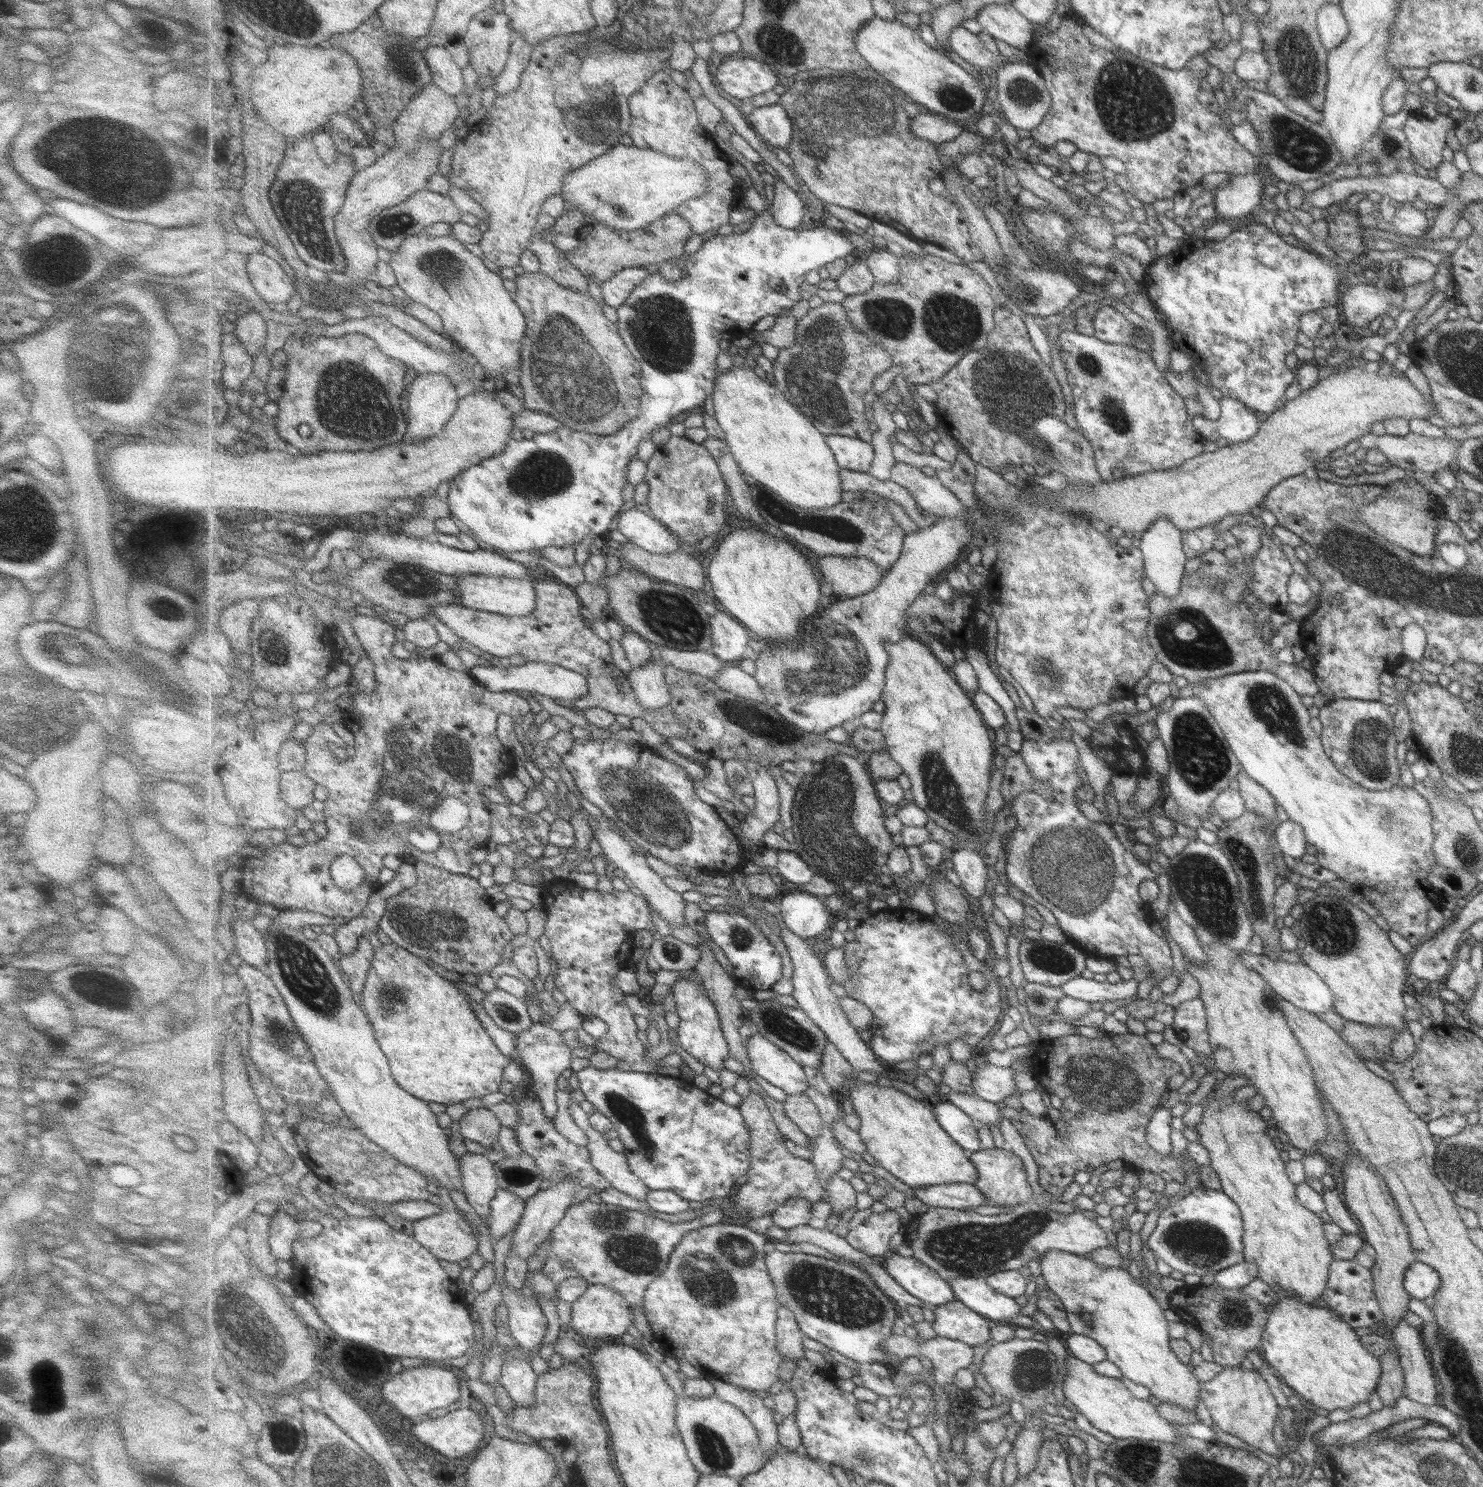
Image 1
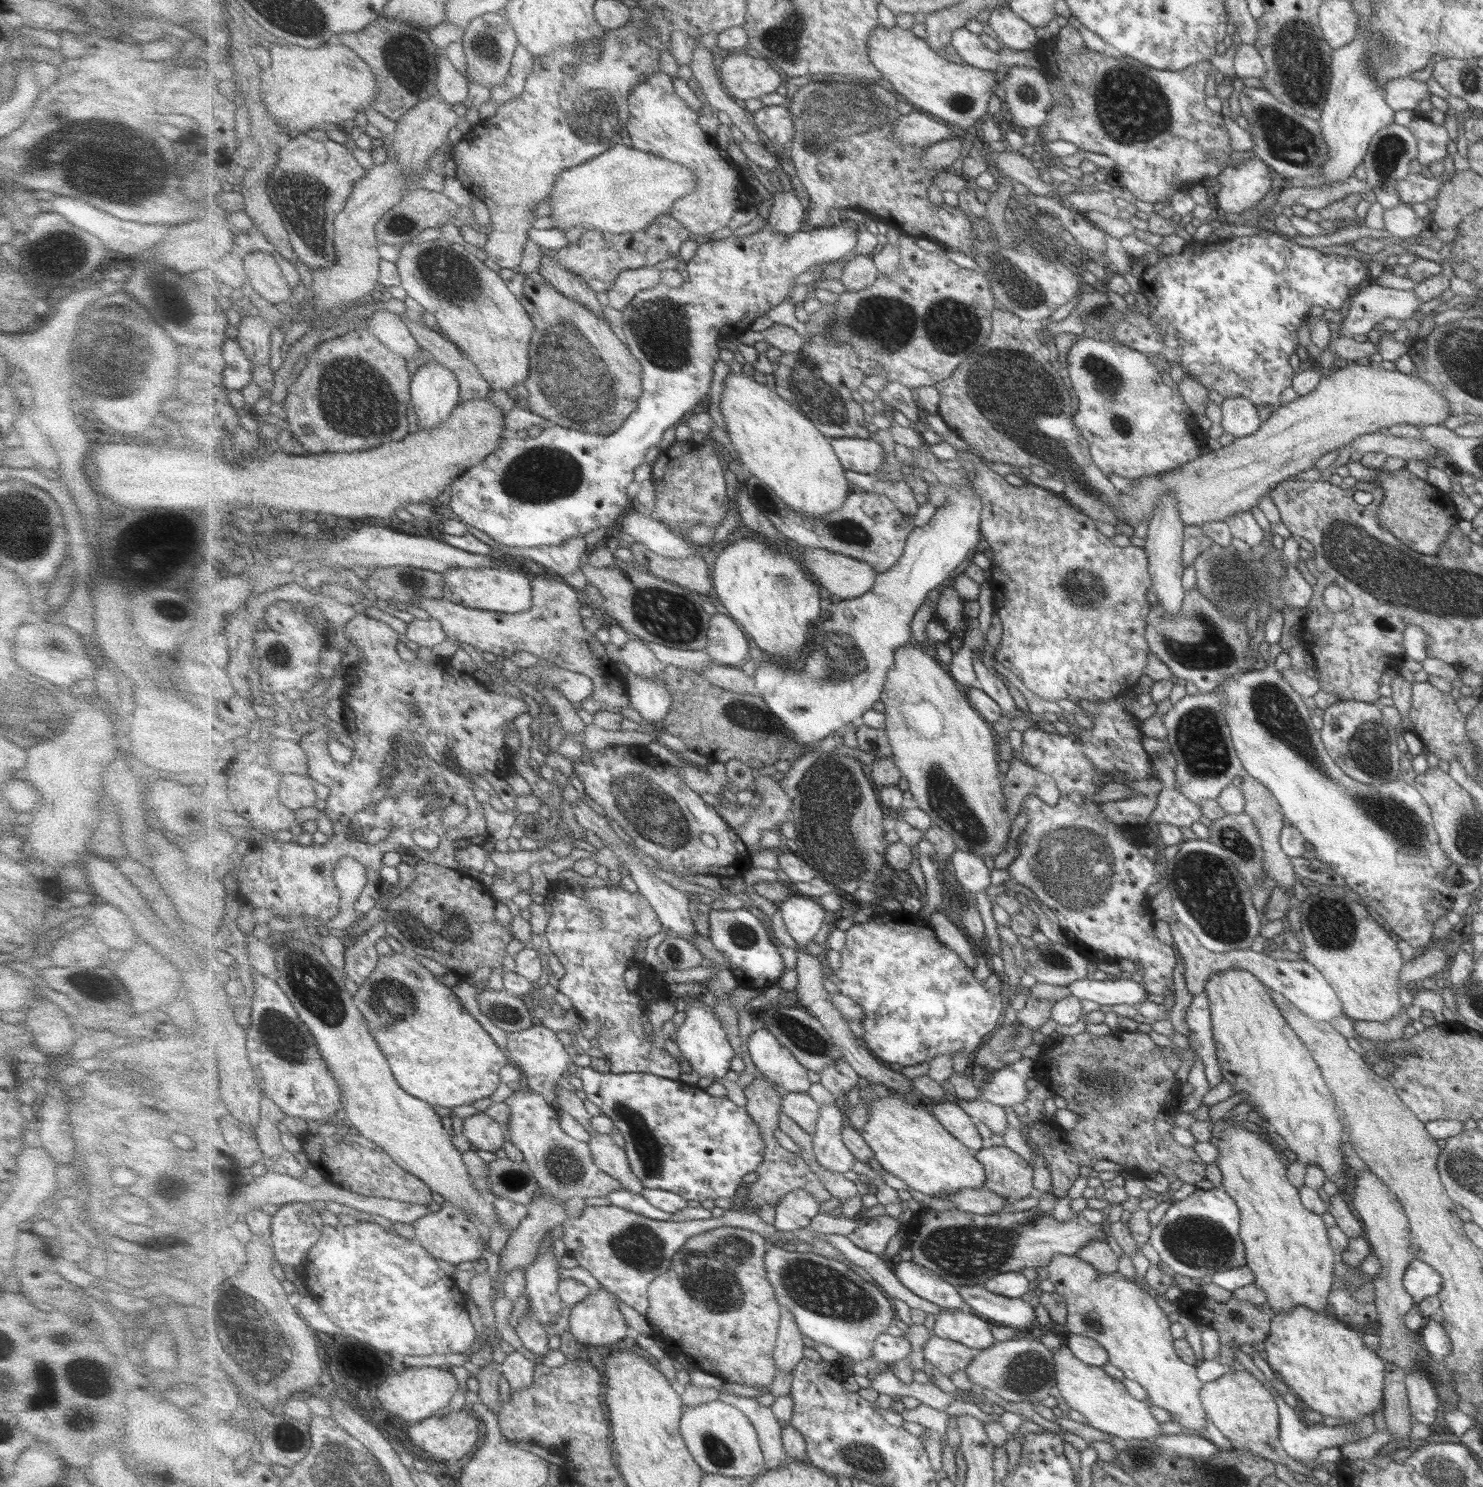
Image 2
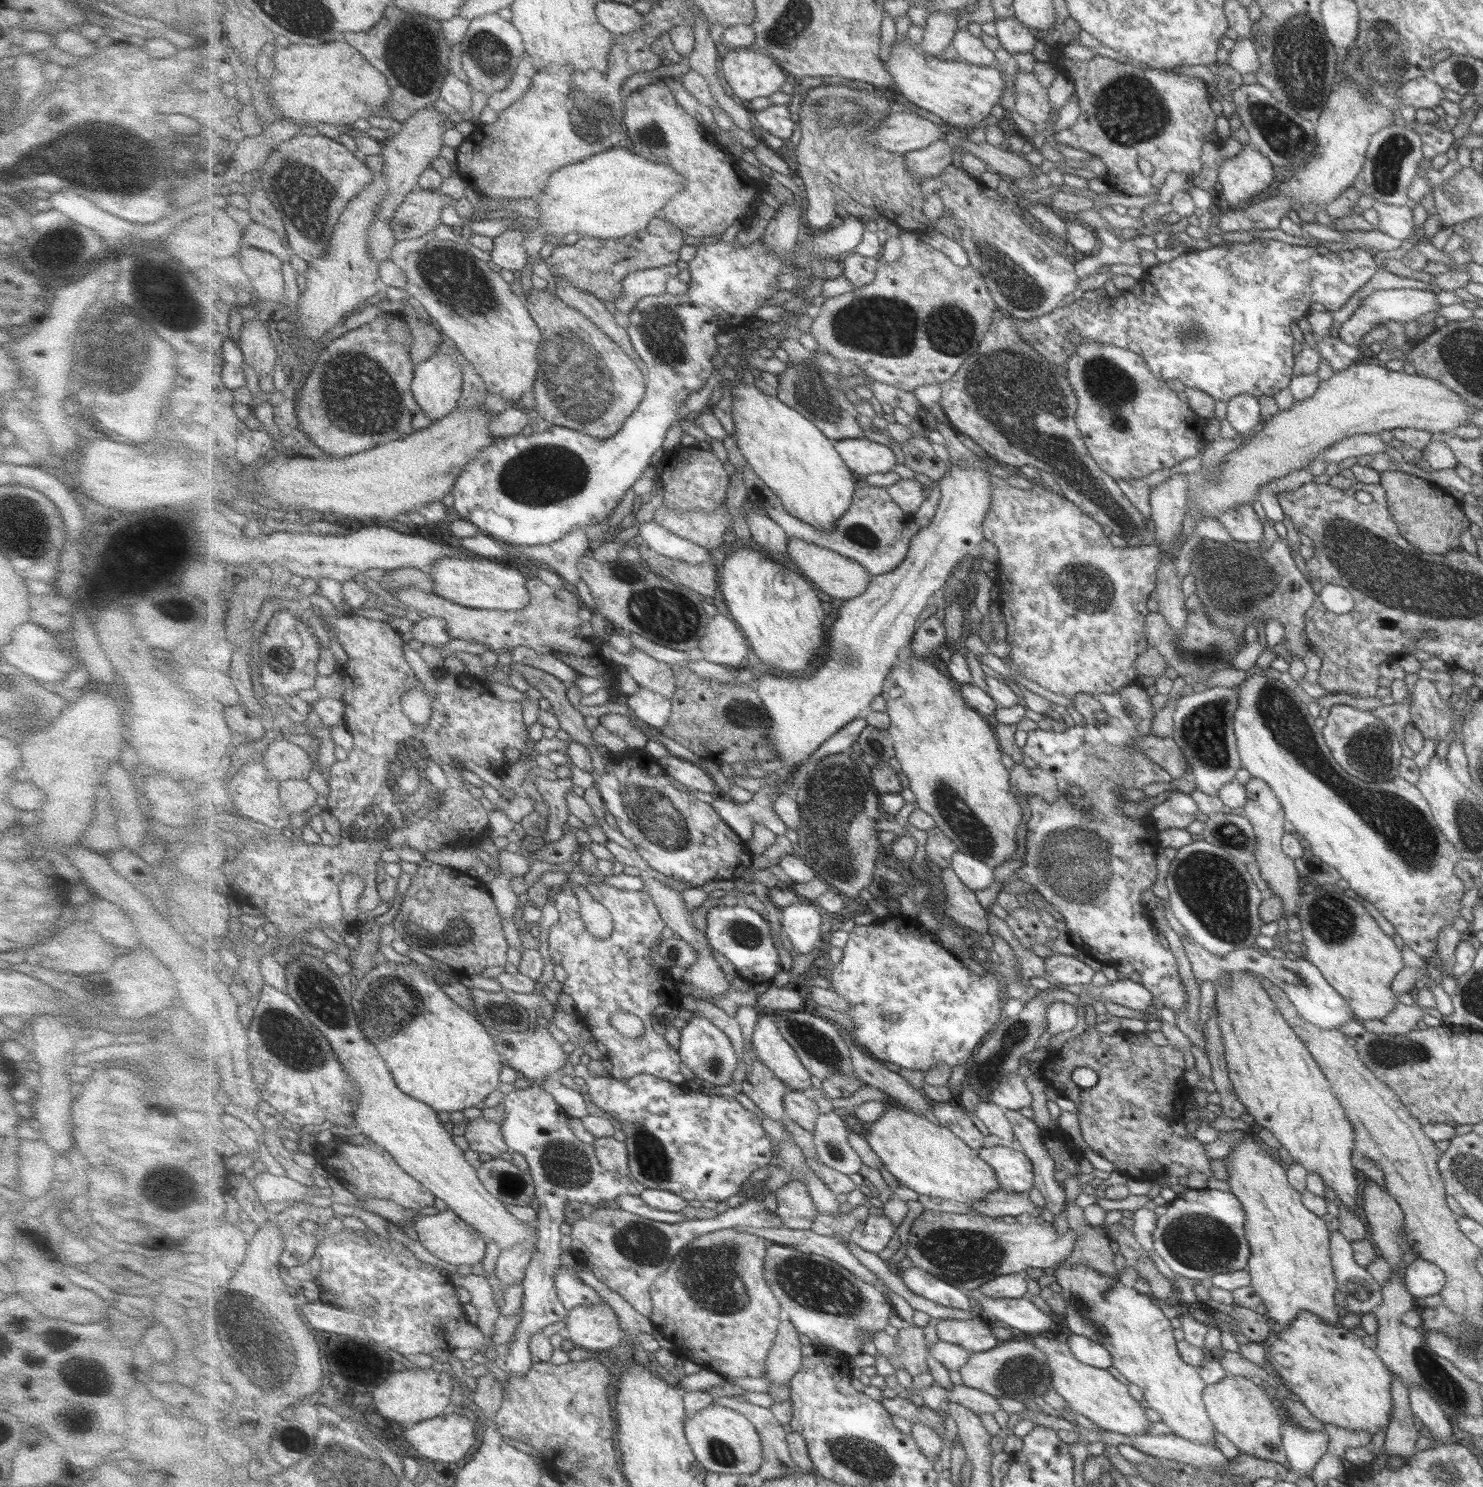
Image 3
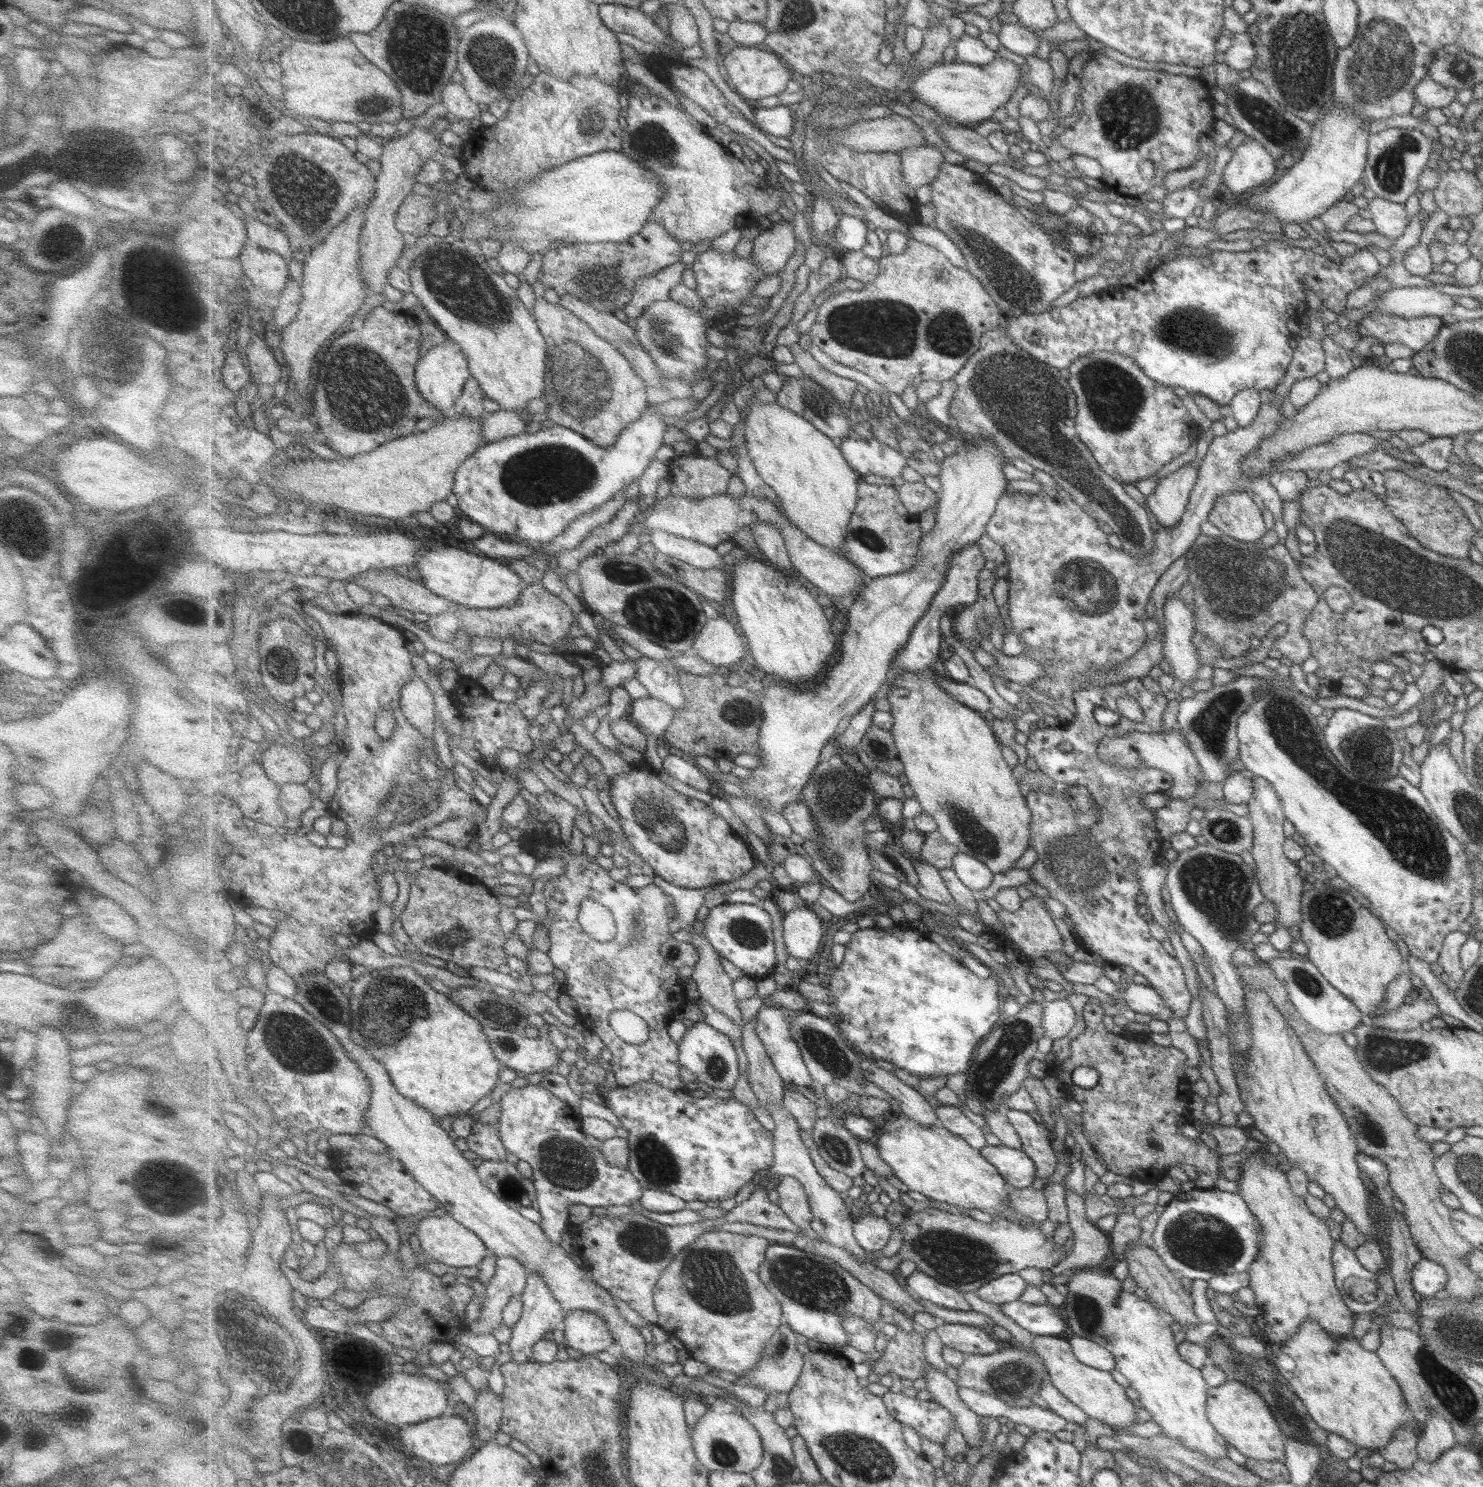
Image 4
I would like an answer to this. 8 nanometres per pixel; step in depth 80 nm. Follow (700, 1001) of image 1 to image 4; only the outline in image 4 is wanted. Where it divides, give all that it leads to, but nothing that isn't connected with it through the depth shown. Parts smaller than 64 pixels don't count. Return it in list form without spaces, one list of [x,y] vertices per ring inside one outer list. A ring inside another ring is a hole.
[[[698,1022],[691,1029],[686,1030],[685,1036],[680,1044],[680,1064],[685,1070],[689,1070],[696,1080],[704,1082],[712,1088],[733,1090],[738,1083],[739,1062],[737,1062],[737,1052],[733,1046],[733,1040],[719,1030],[711,1028],[709,1024]]]

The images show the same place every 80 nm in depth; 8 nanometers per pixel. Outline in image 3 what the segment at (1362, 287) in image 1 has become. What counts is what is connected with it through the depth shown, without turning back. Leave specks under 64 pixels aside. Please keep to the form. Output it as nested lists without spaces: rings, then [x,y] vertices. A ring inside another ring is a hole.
[[[1409,288],[1377,290],[1363,299],[1363,303],[1359,305],[1359,308],[1349,316],[1349,319],[1341,324],[1341,328],[1338,331],[1333,332],[1333,335],[1345,345],[1351,347],[1361,346],[1362,337],[1381,323],[1384,324],[1389,320],[1399,324],[1409,323],[1424,314],[1435,313],[1440,308],[1435,302],[1435,296],[1436,294],[1431,294],[1427,290],[1413,290]]]

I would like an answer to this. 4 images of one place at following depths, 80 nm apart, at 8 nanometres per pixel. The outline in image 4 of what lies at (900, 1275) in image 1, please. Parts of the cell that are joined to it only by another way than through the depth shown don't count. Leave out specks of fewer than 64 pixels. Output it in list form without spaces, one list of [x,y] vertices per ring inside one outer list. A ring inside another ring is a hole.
[[[915,1270],[913,1274],[903,1280],[905,1288],[915,1297],[927,1300],[941,1308],[972,1312],[973,1308],[967,1304],[964,1294],[950,1285],[942,1284],[923,1272]]]

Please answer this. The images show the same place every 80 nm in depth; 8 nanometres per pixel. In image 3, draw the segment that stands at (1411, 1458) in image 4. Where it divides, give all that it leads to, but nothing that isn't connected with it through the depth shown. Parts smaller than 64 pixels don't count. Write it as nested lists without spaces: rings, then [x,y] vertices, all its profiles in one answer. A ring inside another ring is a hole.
[[[1391,1375],[1390,1395],[1392,1409],[1384,1430],[1381,1452],[1388,1457],[1399,1456],[1401,1460],[1406,1461],[1416,1453],[1415,1440],[1421,1433],[1413,1427],[1407,1389],[1393,1375]]]

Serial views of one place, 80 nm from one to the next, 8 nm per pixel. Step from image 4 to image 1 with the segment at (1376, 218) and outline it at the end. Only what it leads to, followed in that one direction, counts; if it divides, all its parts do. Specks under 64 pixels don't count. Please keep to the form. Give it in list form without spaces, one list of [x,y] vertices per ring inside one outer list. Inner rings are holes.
[[[1397,203],[1389,228],[1403,236],[1421,237],[1429,226],[1429,220],[1429,213],[1413,208],[1410,203]]]

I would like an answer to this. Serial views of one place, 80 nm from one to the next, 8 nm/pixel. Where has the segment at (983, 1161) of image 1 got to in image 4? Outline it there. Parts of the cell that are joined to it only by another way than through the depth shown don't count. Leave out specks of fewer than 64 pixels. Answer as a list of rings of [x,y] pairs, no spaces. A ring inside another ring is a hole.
[[[987,1145],[980,1151],[998,1168],[1010,1188],[1030,1187],[1038,1176],[1035,1161],[1021,1149]]]

